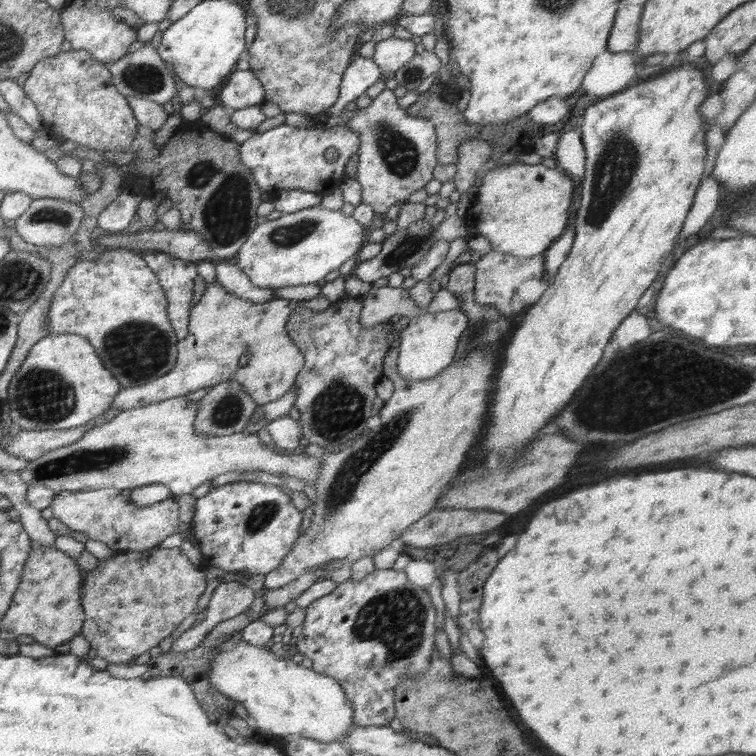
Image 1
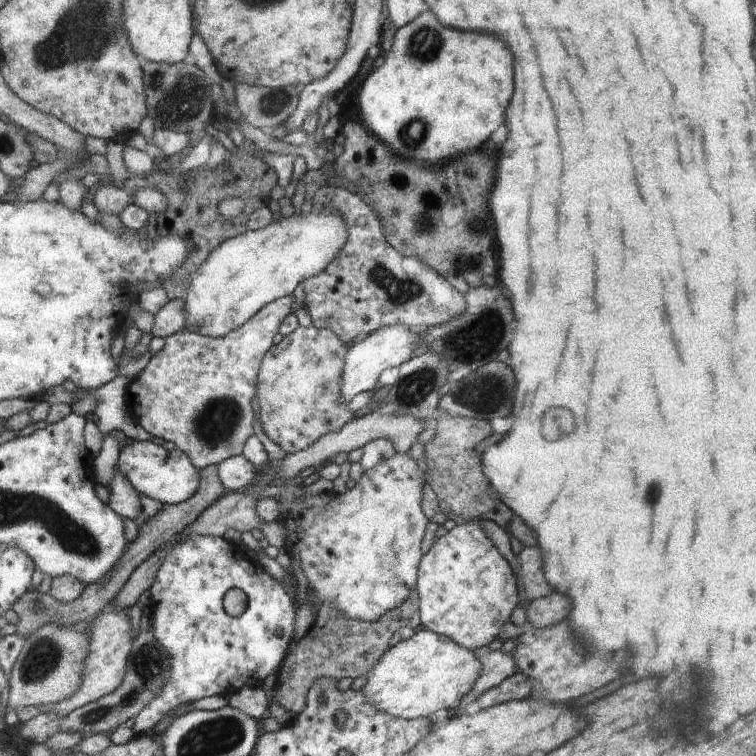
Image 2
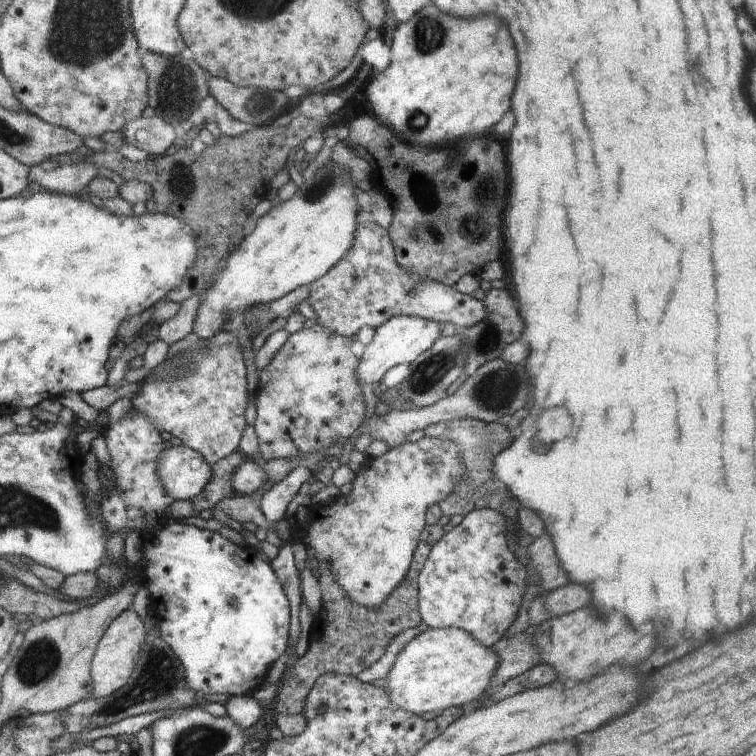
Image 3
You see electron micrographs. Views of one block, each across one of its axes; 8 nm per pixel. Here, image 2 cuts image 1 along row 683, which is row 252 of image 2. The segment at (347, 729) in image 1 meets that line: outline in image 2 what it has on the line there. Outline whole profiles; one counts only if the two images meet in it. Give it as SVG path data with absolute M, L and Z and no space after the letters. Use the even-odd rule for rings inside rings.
M311 208L309 213L301 210L299 214L294 213L288 218L272 221L265 228L246 231L240 236L226 239L216 250L210 252L206 262L191 276L188 296L185 298L184 329L200 336L222 338L224 334L230 333L230 330L241 328L269 302L289 296L298 284L320 274L341 253L348 241L349 227L338 210L318 212L314 208Z

